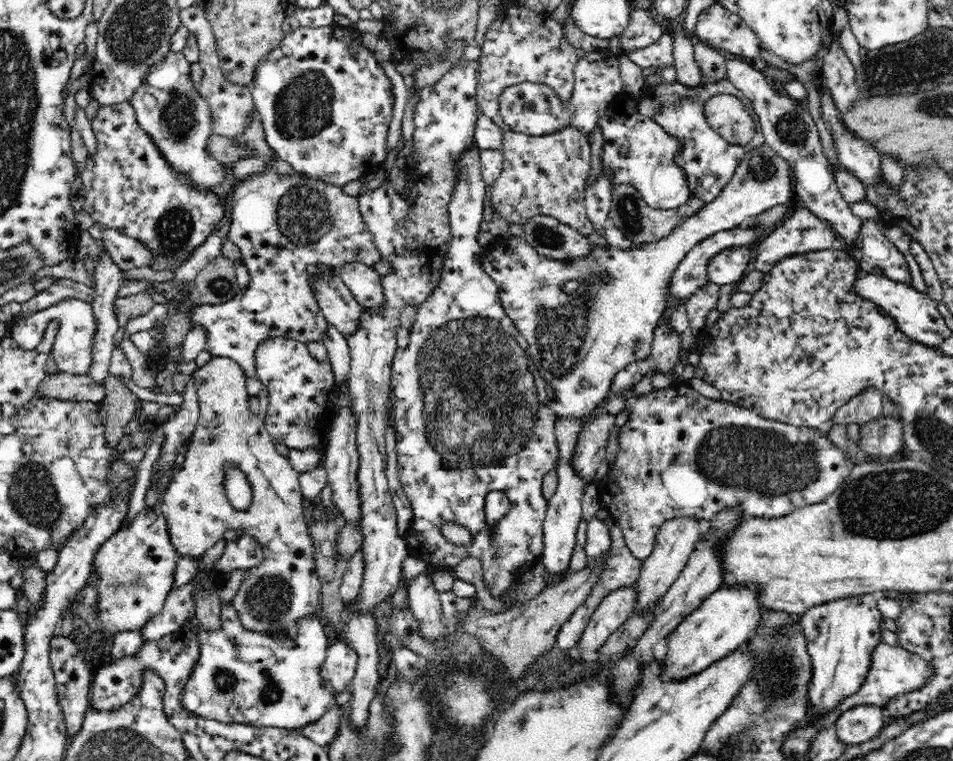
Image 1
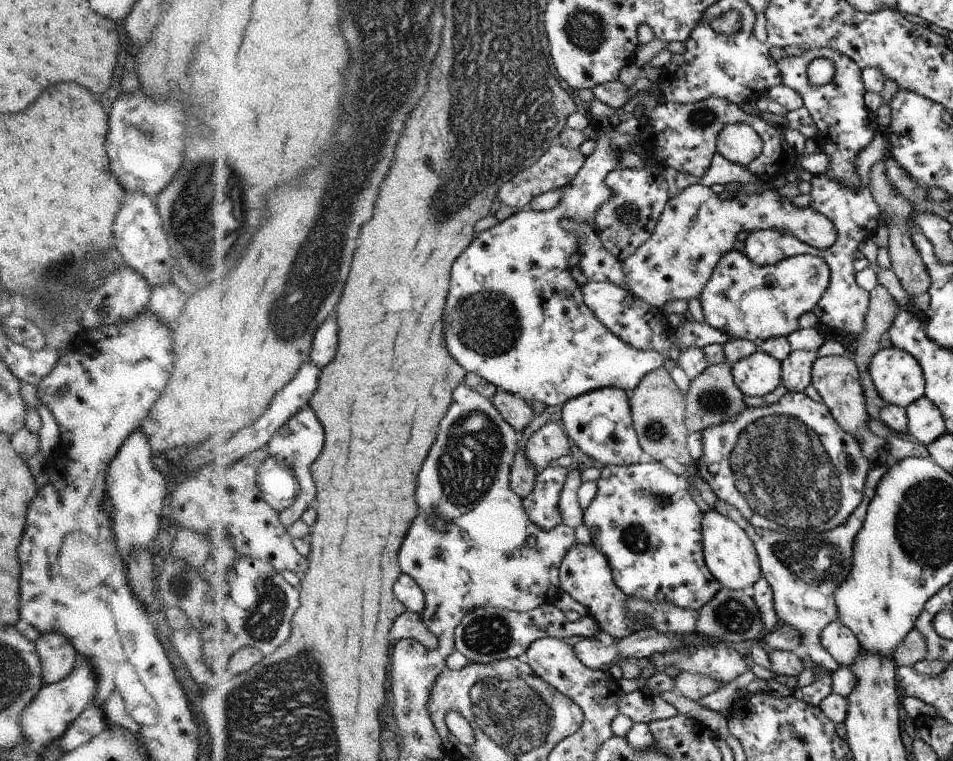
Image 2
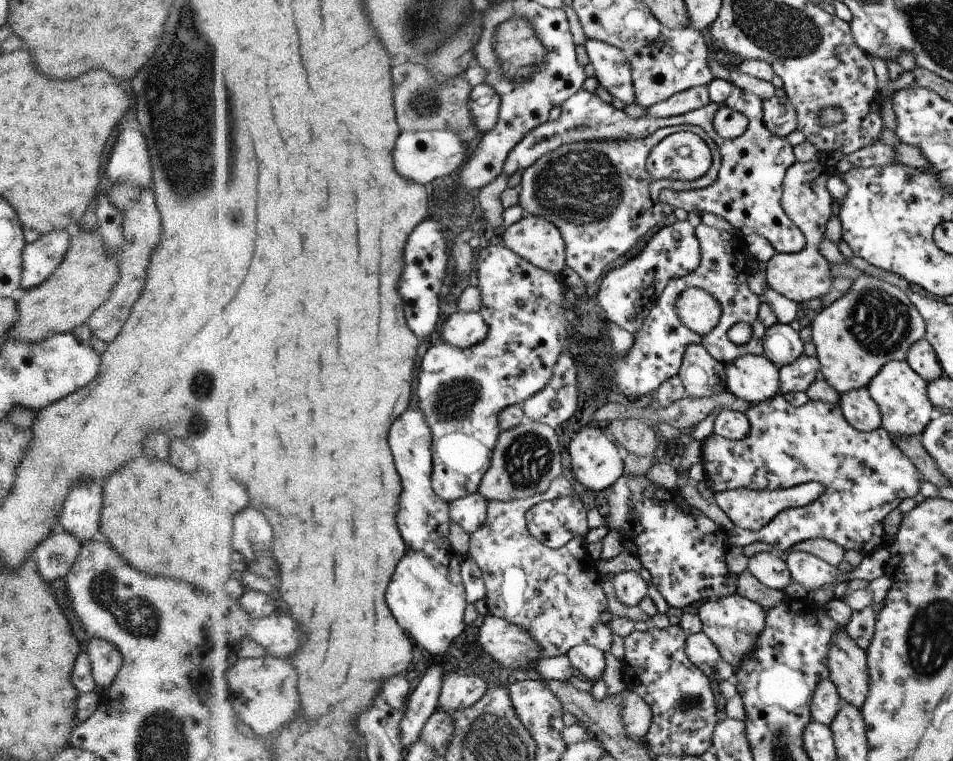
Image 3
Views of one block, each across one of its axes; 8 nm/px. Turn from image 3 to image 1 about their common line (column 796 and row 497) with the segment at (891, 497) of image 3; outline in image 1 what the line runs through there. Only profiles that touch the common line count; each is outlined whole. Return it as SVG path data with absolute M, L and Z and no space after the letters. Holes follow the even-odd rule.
M474 143L471 150L468 150L462 159L458 160L457 172L462 172L458 179L455 180L454 198L449 206L450 223L452 232L452 241L449 244L446 256L446 262L443 264L442 278L439 280L438 287L428 295L428 298L418 305L415 321L411 326L409 334L409 343L404 348L399 348L393 356L391 368L391 390L396 395L396 402L392 406L394 423L396 423L396 449L398 455L398 473L402 488L410 505L412 506L412 522L404 539L407 543L407 551L410 558L424 560L427 566L436 567L443 571L444 569L454 569L464 558L478 558L484 574L484 583L490 590L494 598L506 600L519 585L521 577L532 567L540 563L540 556L544 548L543 522L546 518L548 500L543 494L544 476L557 468L559 458L559 446L556 443L555 424L556 414L548 407L548 383L543 382L538 377L536 367L533 366L532 360L529 359L526 339L520 334L513 321L508 318L503 304L499 297L499 288L495 280L483 269L484 247L479 243L480 223L485 210L488 207L488 185L482 180L482 171L480 171L480 150L481 148ZM501 492L504 494L506 503L509 506L509 512L502 517L502 521L490 525L486 519L484 508L485 500L489 493ZM446 522L456 522L460 526L467 528L471 534L471 541L467 545L456 545L449 543L448 539L442 535L442 524Z

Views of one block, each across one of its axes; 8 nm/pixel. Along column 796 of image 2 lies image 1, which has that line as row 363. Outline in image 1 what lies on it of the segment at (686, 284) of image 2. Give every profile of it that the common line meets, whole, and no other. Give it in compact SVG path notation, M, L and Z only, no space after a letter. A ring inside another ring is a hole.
M212 357L204 366L197 368L192 376L193 386L196 387L198 408L200 409L198 421L196 424L196 429L194 433L191 434L191 439L186 444L184 448L184 453L186 460L183 467L180 470L175 471L175 478L172 482L168 484L167 491L163 494L163 508L166 519L168 520L168 527L170 527L170 535L172 536L172 543L174 543L175 548L178 549L179 558L188 558L188 556L193 558L201 558L204 552L208 548L212 548L214 543L217 542L226 530L236 530L236 528L244 528L252 538L256 539L256 542L260 543L261 561L260 564L256 564L253 568L250 568L250 576L246 580L242 581L239 586L238 594L236 598L232 600L232 608L236 610L237 618L244 630L246 631L256 631L263 634L268 634L271 638L277 636L277 638L287 638L287 639L298 639L298 624L300 620L308 616L312 616L318 608L318 603L320 602L321 593L321 583L316 573L316 554L314 541L311 539L311 533L308 524L304 522L303 508L306 507L307 503L303 499L303 495L299 483L299 473L293 470L292 464L289 462L289 458L286 456L281 456L278 450L275 448L273 439L269 436L268 430L265 428L264 418L260 418L249 408L247 388L245 383L244 371L241 370L240 366L234 360L228 357ZM226 464L232 464L236 466L236 469L242 470L244 475L248 478L248 482L251 484L253 500L250 508L248 510L238 510L236 511L230 504L221 499L221 489L223 488L224 482L224 471L222 468Z

